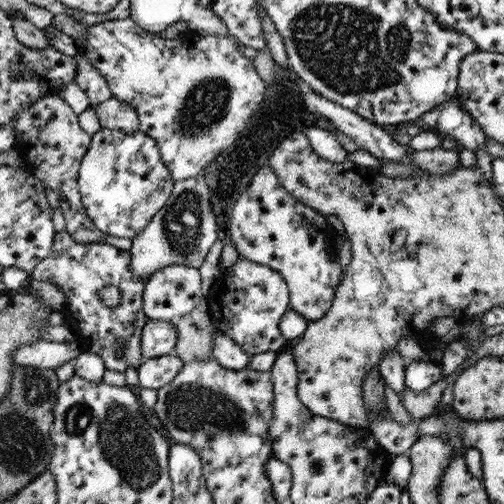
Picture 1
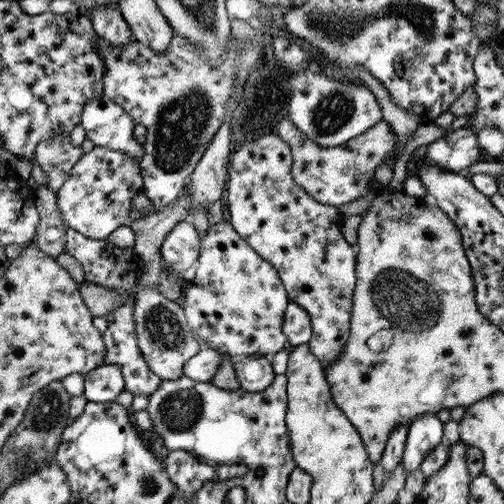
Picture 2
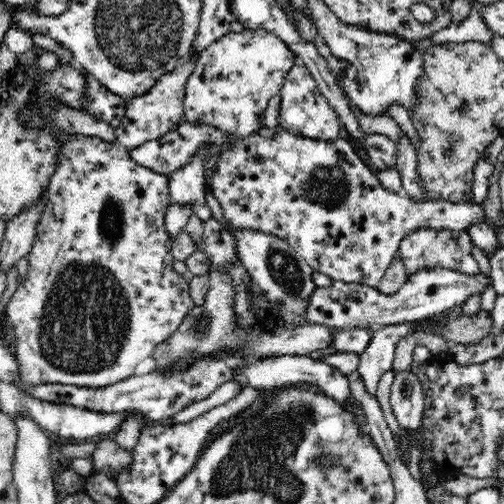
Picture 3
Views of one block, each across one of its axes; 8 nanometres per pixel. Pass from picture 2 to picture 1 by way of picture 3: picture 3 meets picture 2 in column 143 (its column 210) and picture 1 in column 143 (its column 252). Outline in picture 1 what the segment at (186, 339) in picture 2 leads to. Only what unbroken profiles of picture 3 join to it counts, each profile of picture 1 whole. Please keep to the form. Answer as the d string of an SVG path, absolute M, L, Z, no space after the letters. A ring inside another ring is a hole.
M149 320L143 326L143 358L163 358L173 354L177 342L177 328L165 320Z

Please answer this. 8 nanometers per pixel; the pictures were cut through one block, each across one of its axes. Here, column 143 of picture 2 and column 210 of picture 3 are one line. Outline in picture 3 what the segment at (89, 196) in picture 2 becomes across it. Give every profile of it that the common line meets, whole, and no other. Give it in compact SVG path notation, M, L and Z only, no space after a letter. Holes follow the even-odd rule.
M280 126L274 136L270 130L262 128L260 132L236 142L230 150L224 150L218 156L218 166L214 168L210 184L212 194L222 204L226 222L230 222L236 230L262 230L264 234L284 238L314 272L328 276L332 282L362 284L372 288L378 288L390 270L390 264L398 258L398 250L406 234L414 234L414 230L422 228L464 232L470 230L472 224L488 222L480 204L448 200L414 202L408 196L388 192L380 184L380 178L362 164L348 140L322 142L316 138L302 138L282 130Z

